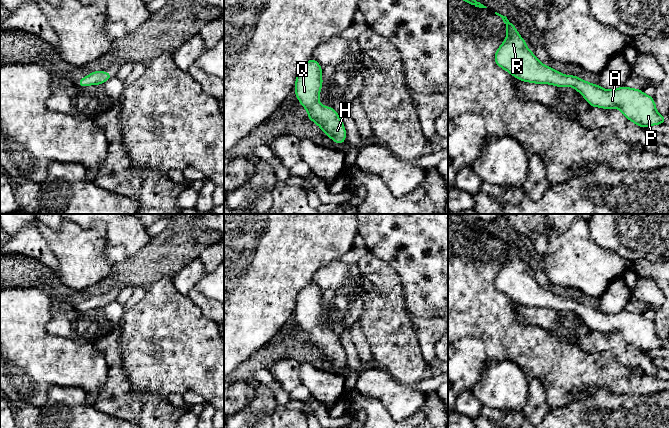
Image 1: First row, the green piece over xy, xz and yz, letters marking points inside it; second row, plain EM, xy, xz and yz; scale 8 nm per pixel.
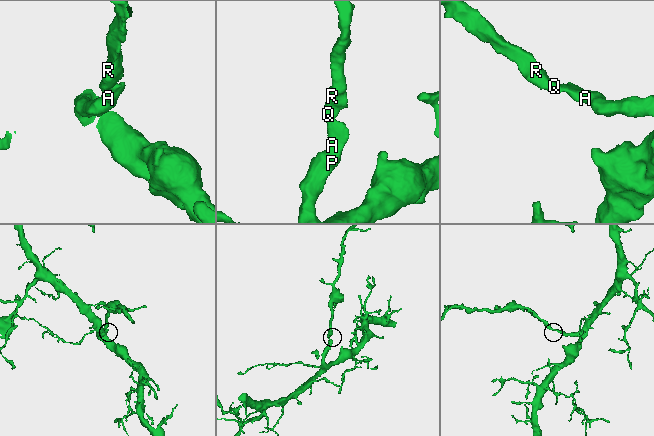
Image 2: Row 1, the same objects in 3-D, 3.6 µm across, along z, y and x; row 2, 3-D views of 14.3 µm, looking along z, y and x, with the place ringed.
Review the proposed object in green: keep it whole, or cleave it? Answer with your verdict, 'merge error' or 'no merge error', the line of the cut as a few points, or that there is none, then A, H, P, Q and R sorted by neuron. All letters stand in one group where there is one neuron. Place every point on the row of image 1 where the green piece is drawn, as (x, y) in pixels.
no merge error; no cut; A H P Q R

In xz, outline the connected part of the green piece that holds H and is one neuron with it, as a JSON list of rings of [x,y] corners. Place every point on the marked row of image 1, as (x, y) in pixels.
[[[312,57],[298,70],[294,91],[297,99],[309,113],[308,119],[316,123],[335,143],[346,142],[346,130],[334,108],[319,104],[323,84],[322,68]]]

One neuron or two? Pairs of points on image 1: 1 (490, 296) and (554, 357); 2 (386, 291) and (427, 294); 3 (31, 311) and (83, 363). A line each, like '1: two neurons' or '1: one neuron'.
1: one neuron
2: two neurons
3: one neuron

